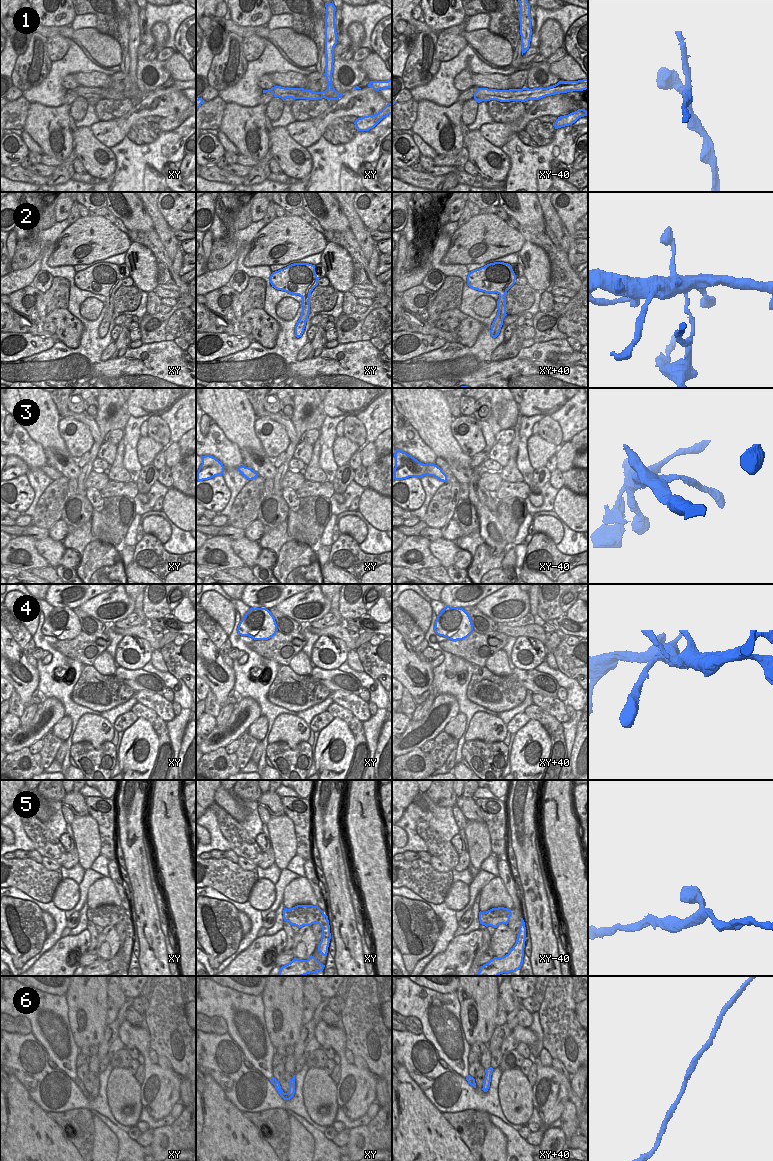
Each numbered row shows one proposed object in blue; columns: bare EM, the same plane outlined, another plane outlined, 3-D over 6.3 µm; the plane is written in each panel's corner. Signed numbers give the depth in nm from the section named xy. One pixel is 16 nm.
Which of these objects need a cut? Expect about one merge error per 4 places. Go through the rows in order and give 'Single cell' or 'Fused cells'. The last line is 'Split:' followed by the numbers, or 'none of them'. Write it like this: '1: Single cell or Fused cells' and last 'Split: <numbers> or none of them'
1: Fused cells
2: Fused cells
3: Fused cells
4: Single cell
5: Single cell
6: Single cell
Split: 1, 2, 3.

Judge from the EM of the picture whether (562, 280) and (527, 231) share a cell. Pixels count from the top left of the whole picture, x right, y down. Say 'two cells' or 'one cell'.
one cell

